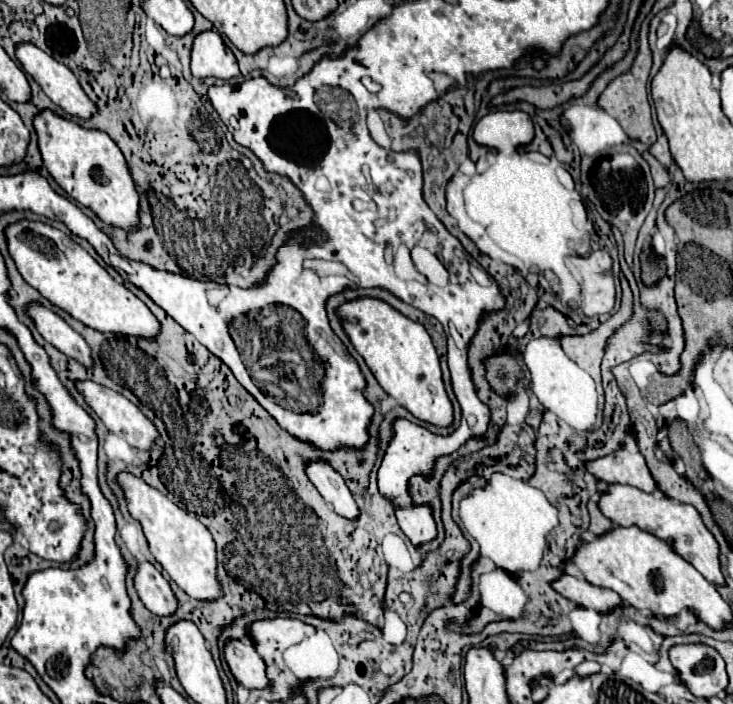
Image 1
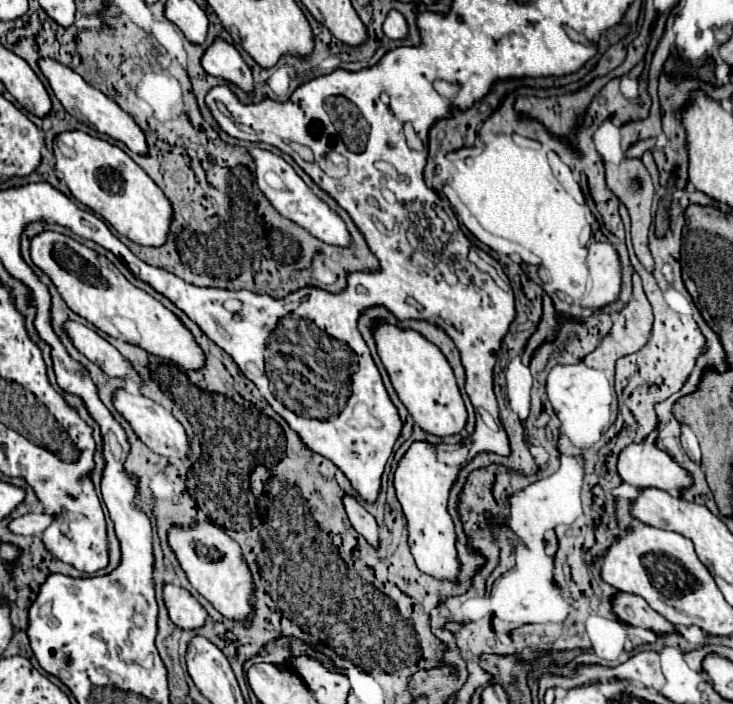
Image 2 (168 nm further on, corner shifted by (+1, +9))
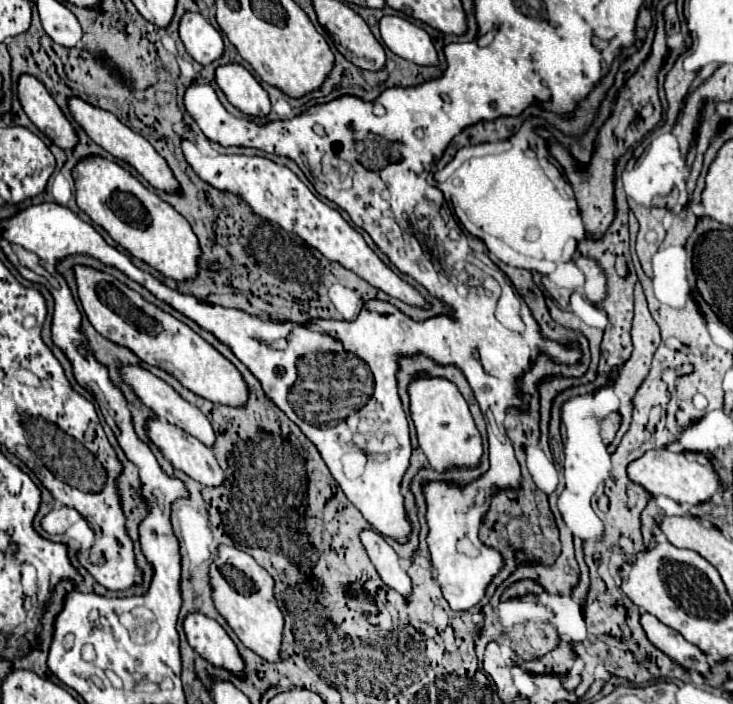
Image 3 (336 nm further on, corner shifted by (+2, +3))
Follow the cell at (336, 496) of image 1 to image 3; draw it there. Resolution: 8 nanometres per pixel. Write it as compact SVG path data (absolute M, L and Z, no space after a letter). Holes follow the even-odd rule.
M369 529L361 533L361 541L379 573L379 577L383 579L383 583L391 589L395 589L397 593L401 593L403 597L409 597L413 587L411 587L411 577L407 575L407 571L403 569L397 553L385 543L385 539Z

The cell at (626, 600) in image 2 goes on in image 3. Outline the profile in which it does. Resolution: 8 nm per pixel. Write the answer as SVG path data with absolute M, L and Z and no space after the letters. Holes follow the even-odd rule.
M641 613L641 625L649 637L649 641L667 653L675 663L679 663L687 671L697 671L699 675L709 675L711 667L707 663L705 653L683 639L681 633L663 625L657 617L649 613Z

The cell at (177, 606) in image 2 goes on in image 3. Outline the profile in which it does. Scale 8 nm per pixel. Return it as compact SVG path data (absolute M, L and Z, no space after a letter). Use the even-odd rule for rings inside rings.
M191 613L187 615L183 627L189 645L197 655L207 659L213 667L223 667L235 677L245 679L245 661L233 639L217 621L201 613Z

